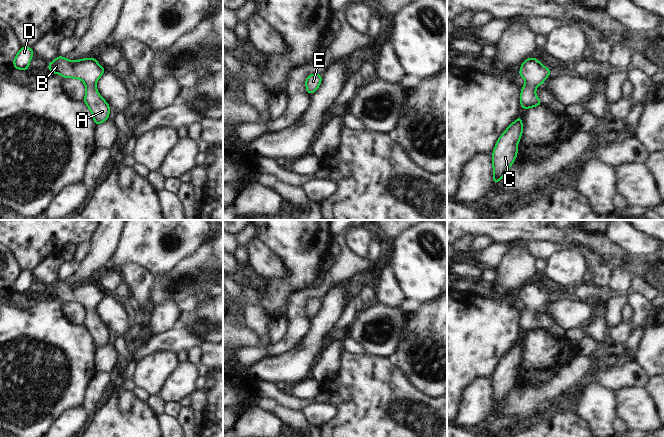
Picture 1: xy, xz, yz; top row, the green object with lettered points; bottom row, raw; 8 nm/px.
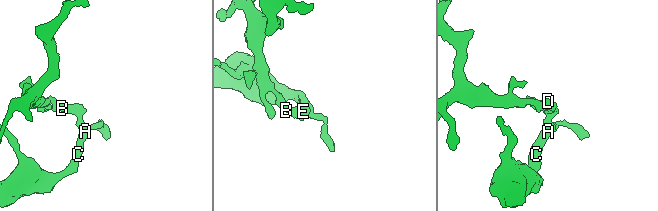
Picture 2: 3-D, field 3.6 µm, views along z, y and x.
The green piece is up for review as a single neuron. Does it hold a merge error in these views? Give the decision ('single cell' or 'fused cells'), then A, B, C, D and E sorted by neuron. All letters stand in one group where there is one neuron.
single cell | A B C D E

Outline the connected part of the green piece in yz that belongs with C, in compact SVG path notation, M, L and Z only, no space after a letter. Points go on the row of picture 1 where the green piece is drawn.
M517 118L499 137L492 155L493 182L498 183L517 157L517 145L523 132L523 118Z

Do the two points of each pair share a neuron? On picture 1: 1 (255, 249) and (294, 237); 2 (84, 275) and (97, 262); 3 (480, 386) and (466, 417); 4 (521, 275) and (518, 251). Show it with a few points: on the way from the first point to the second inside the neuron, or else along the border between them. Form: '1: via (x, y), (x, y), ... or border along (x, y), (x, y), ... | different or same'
1: border along (255, 236), (283, 262) | different
2: via (87, 272), (94, 265) | same
3: via (479, 394), (473, 409) | same
4: via (518, 269), (518, 257) | same

